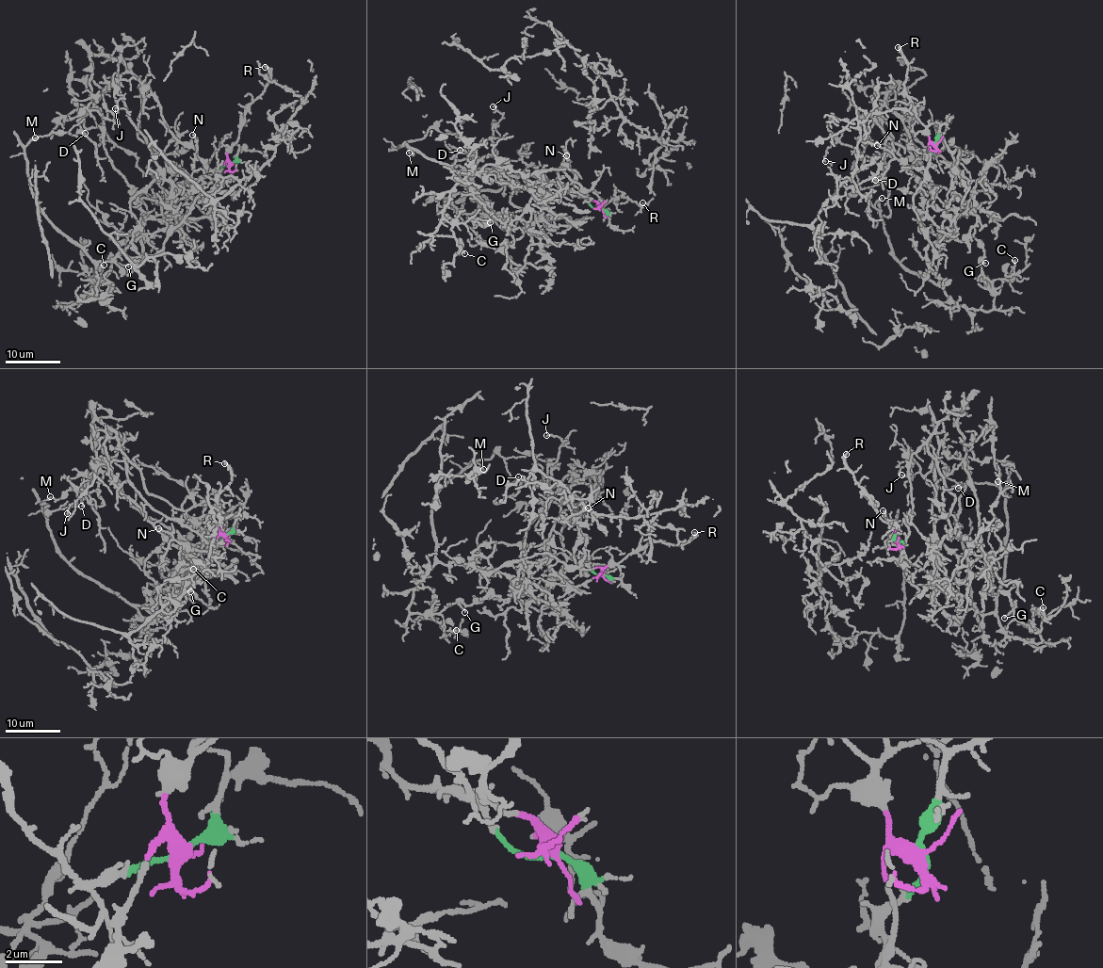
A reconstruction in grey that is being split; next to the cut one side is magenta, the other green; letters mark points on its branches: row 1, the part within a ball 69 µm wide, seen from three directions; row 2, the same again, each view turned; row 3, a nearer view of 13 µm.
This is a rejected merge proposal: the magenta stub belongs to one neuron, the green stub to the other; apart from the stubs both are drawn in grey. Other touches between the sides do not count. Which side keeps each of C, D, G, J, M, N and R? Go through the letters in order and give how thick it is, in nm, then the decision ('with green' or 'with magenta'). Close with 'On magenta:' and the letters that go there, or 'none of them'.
C: 130 nm | with magenta
D: 90 nm | with green
G: 110 nm | with magenta
J: 110 nm | with green
M: 140 nm | with magenta
N: 110 nm | with green
R: 220 nm | with magenta
On magenta: C, G, M, R

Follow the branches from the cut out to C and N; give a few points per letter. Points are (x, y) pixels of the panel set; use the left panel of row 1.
C: (230, 165), (219, 173), (217, 188), (196, 198), (160, 250), (102, 261), (97, 282), (84, 301), (103, 265)
N: (230, 165), (214, 171), (214, 178), (207, 176), (203, 161), (196, 153), (197, 144), (192, 134)

